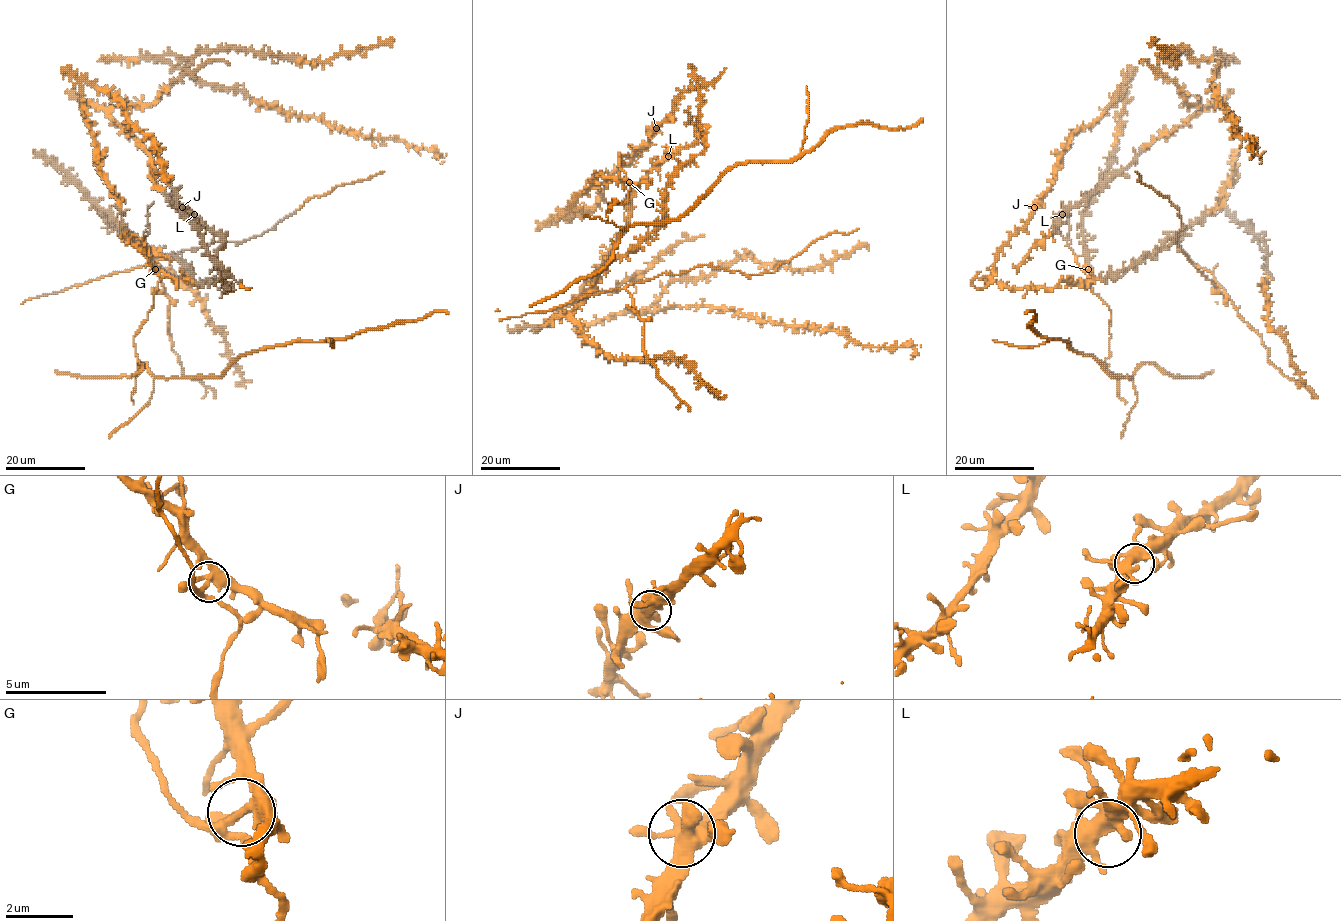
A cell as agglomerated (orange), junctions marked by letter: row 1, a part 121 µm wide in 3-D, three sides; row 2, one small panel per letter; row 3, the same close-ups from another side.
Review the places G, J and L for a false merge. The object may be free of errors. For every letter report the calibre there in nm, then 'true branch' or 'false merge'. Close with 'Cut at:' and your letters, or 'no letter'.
G: calibre 300 nm; false merge
J: calibre 460 nm; true branch
L: calibre 400 nm; true branch
Cut at: G

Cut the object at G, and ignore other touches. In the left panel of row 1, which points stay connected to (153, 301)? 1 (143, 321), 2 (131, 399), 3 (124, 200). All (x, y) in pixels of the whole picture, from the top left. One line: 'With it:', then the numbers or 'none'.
With it: 1, 2

